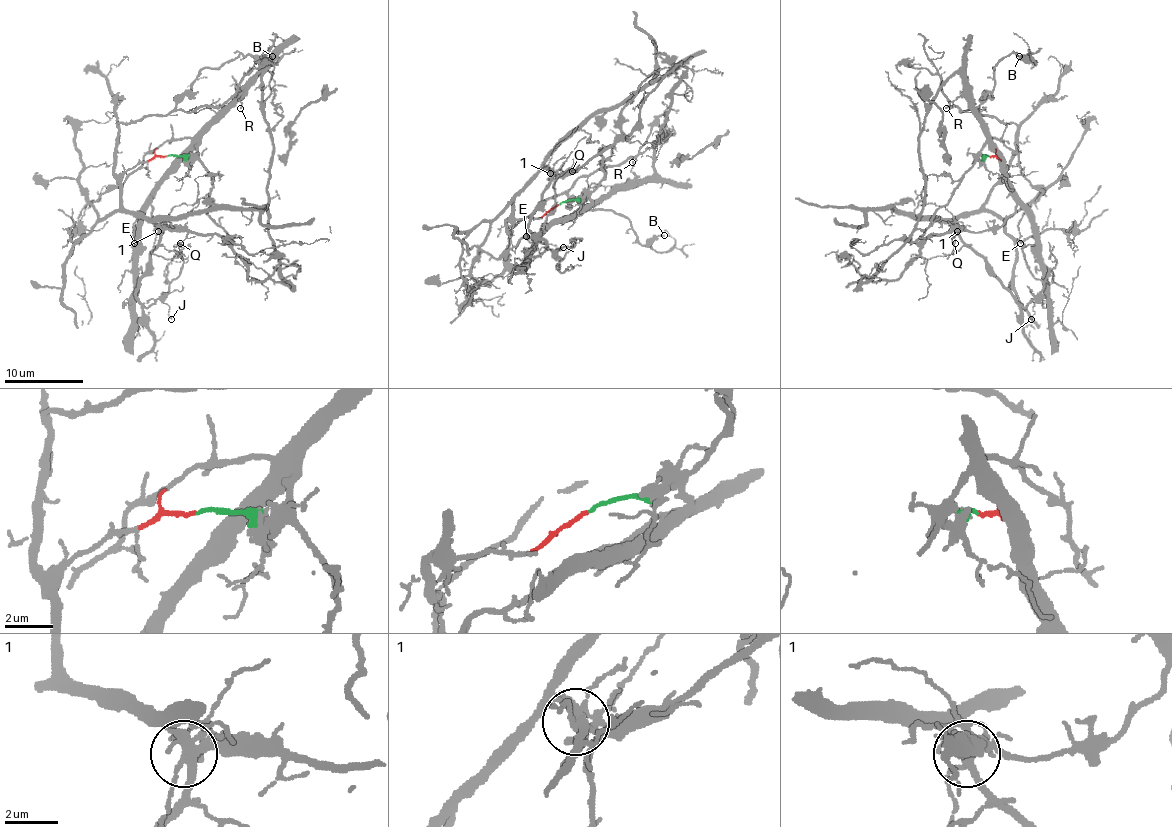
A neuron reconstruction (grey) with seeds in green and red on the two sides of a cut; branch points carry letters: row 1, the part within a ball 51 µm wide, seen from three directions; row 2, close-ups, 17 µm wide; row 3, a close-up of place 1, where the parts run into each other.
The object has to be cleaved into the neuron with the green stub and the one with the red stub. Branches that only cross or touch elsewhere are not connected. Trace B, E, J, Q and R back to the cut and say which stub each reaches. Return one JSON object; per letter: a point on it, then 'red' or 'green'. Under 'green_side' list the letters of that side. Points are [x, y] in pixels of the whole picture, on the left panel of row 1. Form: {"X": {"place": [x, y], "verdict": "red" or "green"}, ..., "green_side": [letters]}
{"B": {"place": [272, 56], "verdict": "red"}, "E": {"place": [134, 243], "verdict": "green"}, "J": {"place": [171, 319], "verdict": "red"}, "Q": {"place": [180, 243], "verdict": "red"}, "R": {"place": [240, 108], "verdict": "green"}, "green_side": ["E", "R"]}

